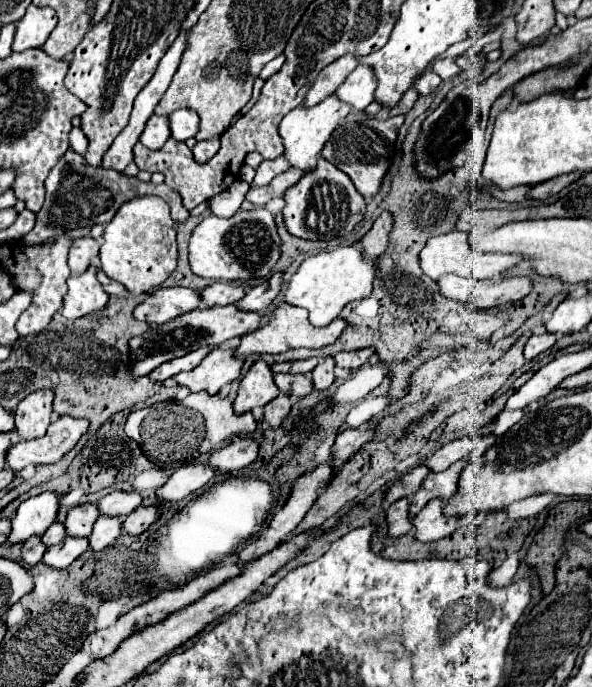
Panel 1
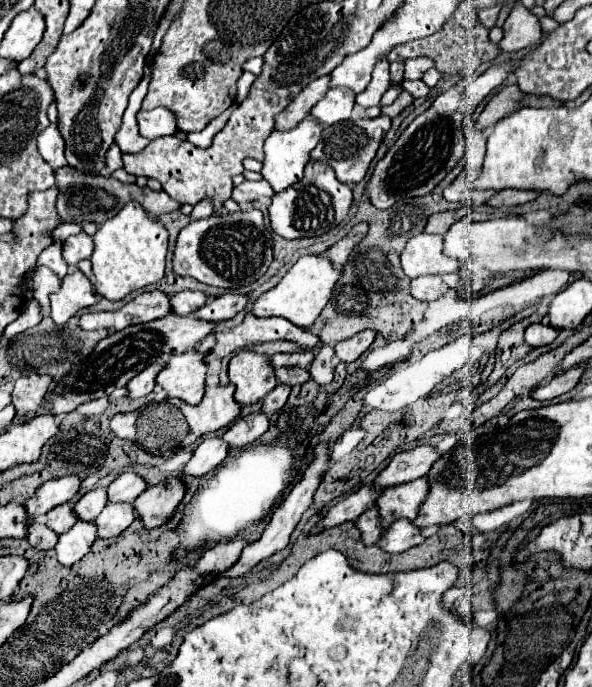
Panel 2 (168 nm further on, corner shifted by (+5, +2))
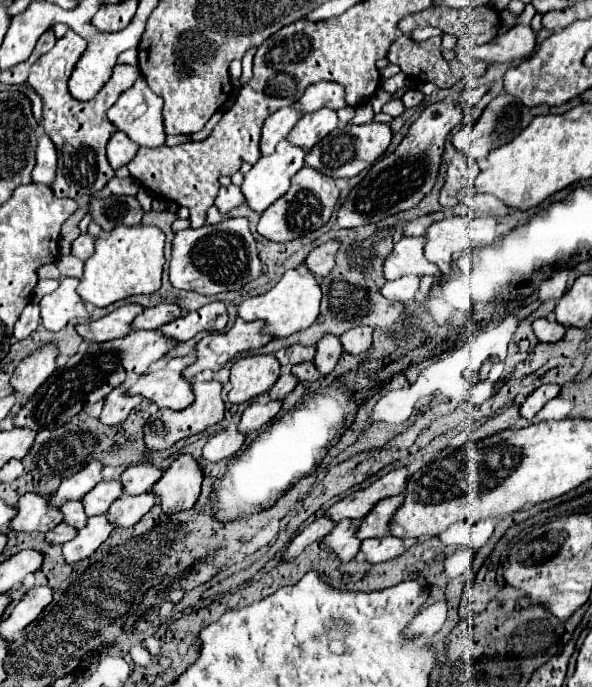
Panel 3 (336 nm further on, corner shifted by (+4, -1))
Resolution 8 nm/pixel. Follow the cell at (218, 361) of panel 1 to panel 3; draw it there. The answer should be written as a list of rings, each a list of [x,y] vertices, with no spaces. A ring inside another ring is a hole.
[[[193,355],[171,359],[167,365],[159,367],[153,373],[141,375],[129,389],[129,395],[143,395],[159,407],[185,409],[195,401],[191,383],[183,377],[183,371],[195,361]]]

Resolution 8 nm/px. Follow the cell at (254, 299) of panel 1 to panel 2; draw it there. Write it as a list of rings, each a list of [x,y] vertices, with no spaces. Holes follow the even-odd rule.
[[[224,294],[214,298],[212,302],[208,300],[202,308],[198,308],[198,312],[192,312],[192,314],[206,322],[222,322],[222,320],[234,318],[246,306],[246,302],[248,298],[242,294]]]

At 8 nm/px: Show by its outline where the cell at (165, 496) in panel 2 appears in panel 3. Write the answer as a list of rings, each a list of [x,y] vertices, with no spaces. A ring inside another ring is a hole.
[[[181,455],[153,485],[151,493],[159,499],[163,513],[171,515],[195,505],[195,499],[201,491],[201,481],[203,473],[199,463],[191,455]]]

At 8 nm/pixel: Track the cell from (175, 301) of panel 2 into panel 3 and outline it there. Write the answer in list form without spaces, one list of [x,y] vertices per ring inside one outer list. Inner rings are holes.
[[[159,303],[155,307],[149,307],[143,311],[143,315],[139,315],[139,319],[135,319],[133,329],[159,329],[165,323],[175,321],[177,317],[181,317],[183,309],[177,303]]]

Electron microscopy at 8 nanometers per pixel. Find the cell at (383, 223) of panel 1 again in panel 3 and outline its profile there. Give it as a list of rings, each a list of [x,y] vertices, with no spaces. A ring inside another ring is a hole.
[[[327,241],[327,243],[315,247],[315,249],[309,253],[309,257],[305,259],[305,265],[307,265],[311,271],[315,271],[315,275],[319,275],[319,277],[329,275],[331,269],[335,267],[335,255],[337,255],[337,251],[339,251],[339,245],[341,245],[339,241]]]

